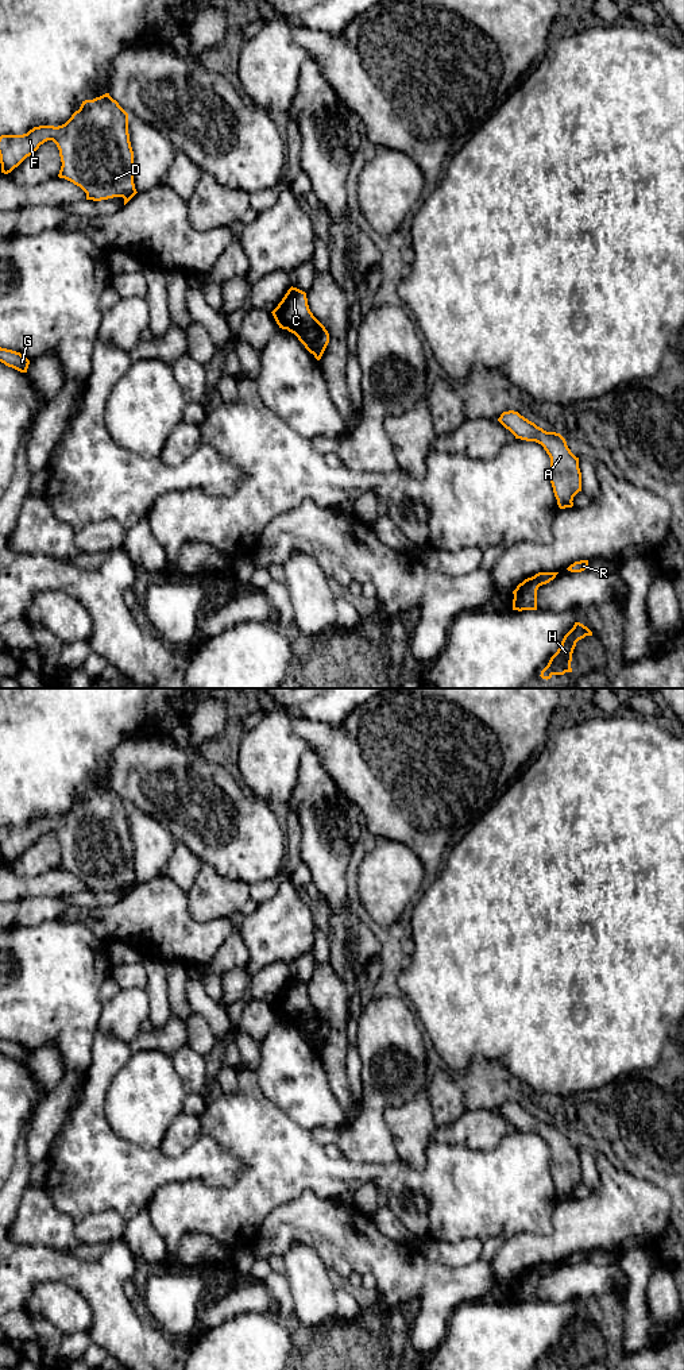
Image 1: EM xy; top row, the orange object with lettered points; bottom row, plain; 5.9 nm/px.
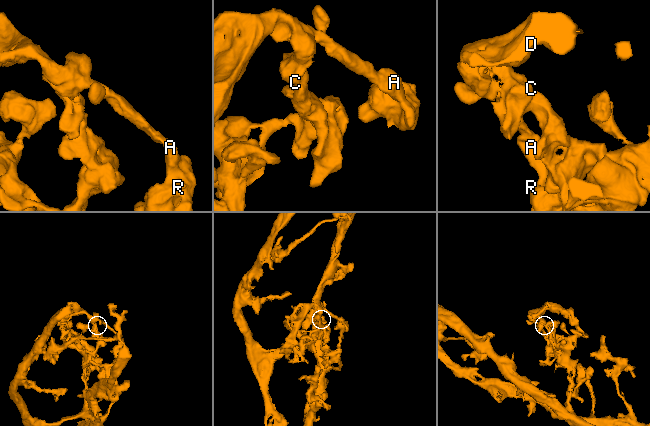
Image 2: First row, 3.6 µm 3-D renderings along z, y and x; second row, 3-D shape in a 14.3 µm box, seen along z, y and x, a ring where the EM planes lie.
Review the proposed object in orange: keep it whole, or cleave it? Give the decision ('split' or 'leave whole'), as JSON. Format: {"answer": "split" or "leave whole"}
{"answer": "split"}

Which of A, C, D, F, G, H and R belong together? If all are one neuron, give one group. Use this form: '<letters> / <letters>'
A C D F H R / G

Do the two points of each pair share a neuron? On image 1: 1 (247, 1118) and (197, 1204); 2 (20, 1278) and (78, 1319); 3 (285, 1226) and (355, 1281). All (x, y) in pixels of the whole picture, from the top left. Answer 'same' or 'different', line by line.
1: same
2: different
3: different

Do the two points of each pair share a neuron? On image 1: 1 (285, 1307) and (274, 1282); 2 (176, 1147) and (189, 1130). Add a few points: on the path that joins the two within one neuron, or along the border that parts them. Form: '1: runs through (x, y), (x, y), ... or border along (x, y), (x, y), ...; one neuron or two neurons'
1: runs through (283, 1301), (279, 1288); one neuron
2: runs through (176, 1143), (185, 1134); one neuron

